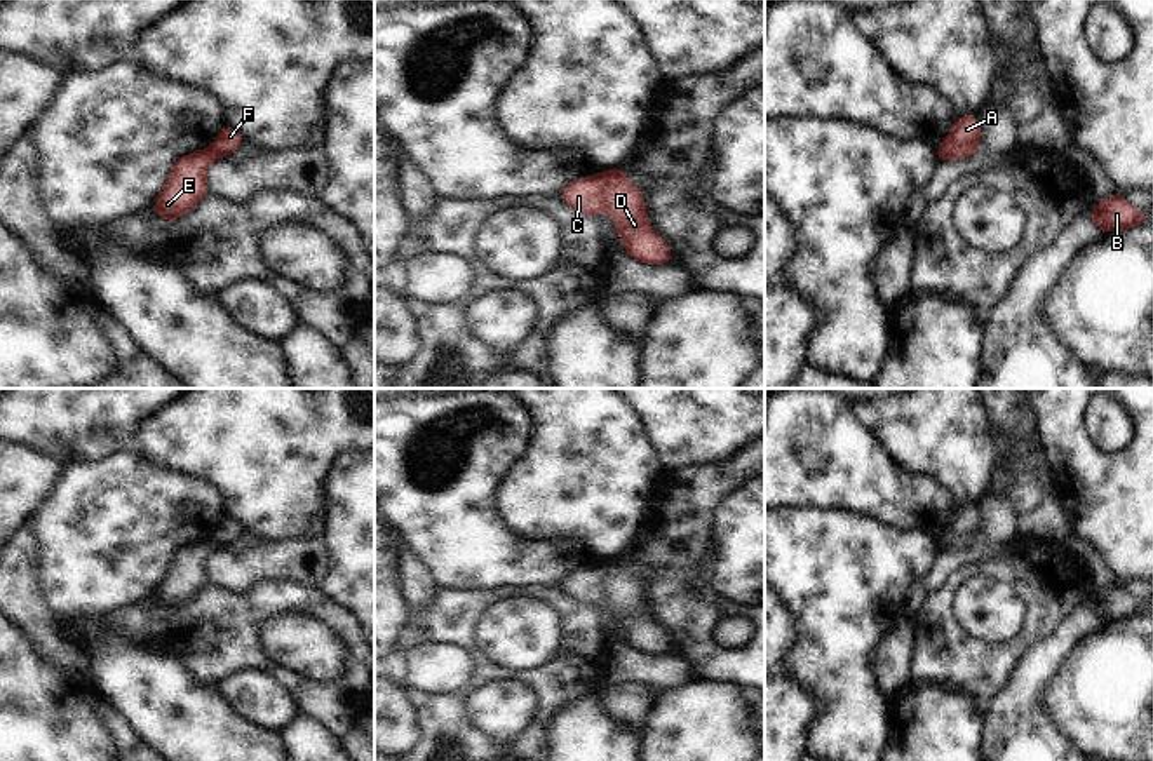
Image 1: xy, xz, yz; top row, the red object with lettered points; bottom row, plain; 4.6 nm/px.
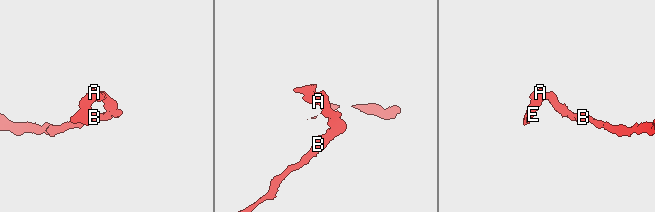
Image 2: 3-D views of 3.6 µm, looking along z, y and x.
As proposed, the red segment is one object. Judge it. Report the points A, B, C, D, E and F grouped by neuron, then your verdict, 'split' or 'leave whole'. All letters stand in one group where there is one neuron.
A B D F / C E | split

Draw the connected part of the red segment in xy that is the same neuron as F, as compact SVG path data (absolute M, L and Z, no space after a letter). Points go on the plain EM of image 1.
M221 517L218 529L212 533L212 540L218 543L218 547L232 545L240 535L244 533L244 528L239 521L233 517Z

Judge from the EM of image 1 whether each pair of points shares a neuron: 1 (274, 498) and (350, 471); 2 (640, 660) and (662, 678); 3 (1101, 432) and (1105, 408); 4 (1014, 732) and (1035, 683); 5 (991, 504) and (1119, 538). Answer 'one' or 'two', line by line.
1: two
2: one
3: one
4: one
5: two

